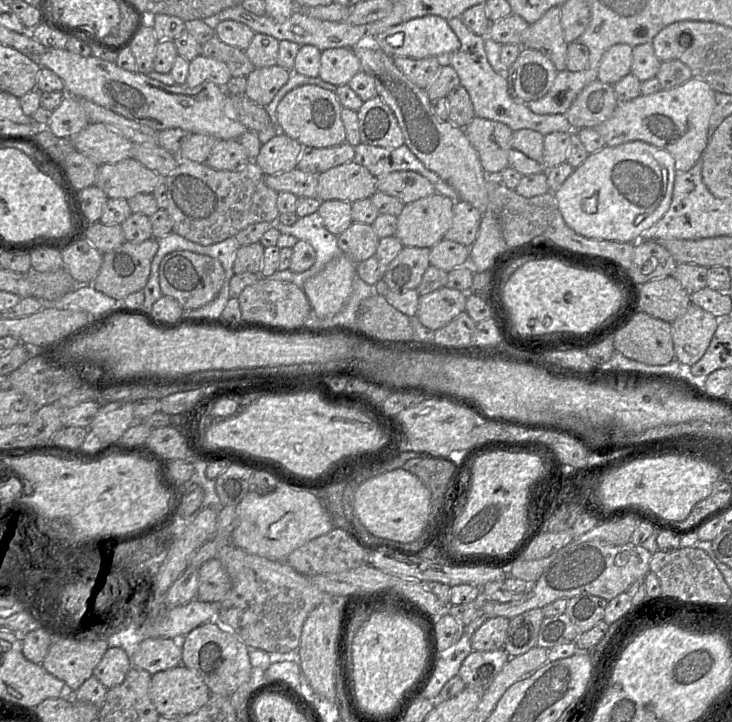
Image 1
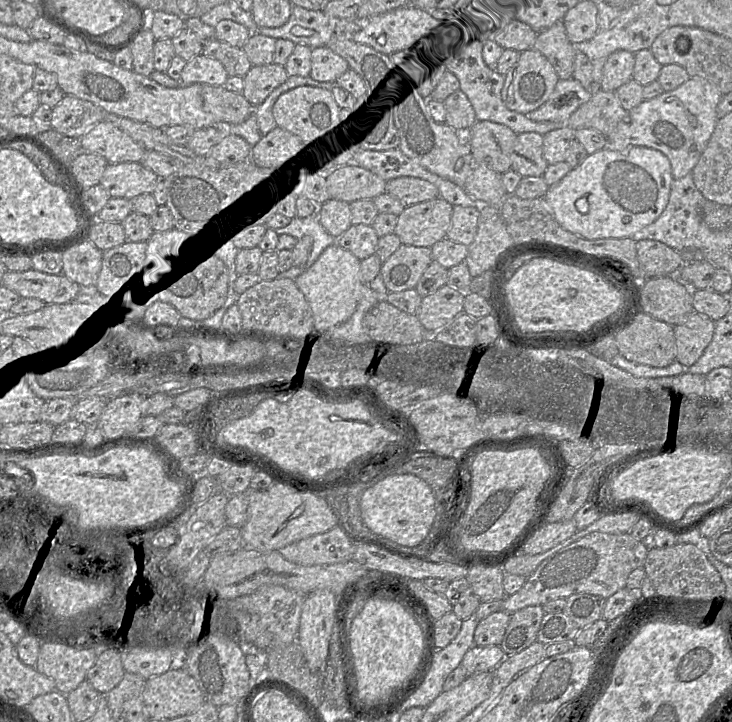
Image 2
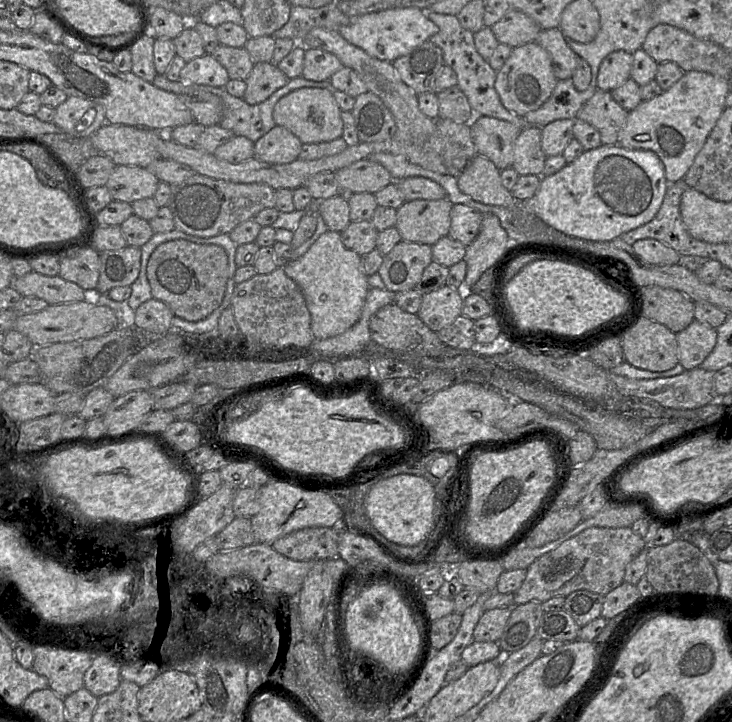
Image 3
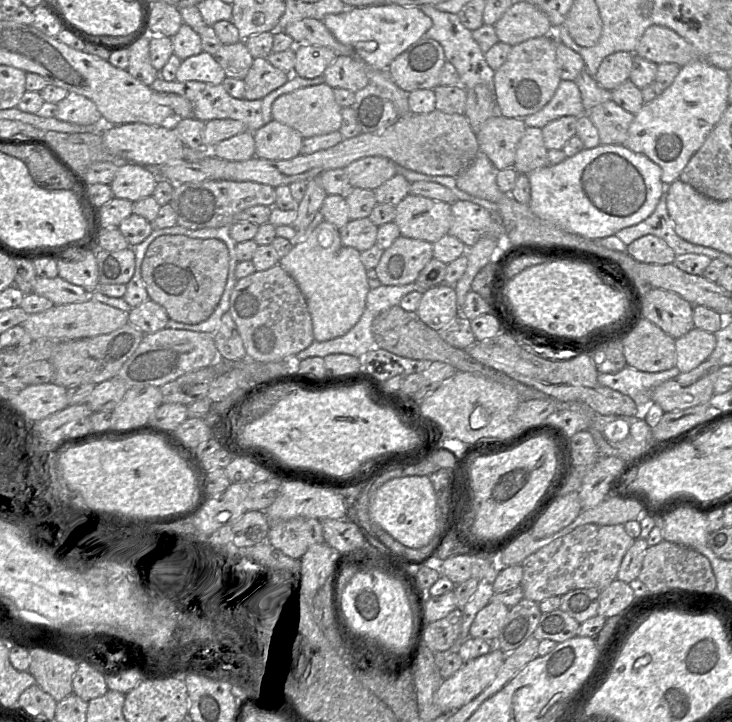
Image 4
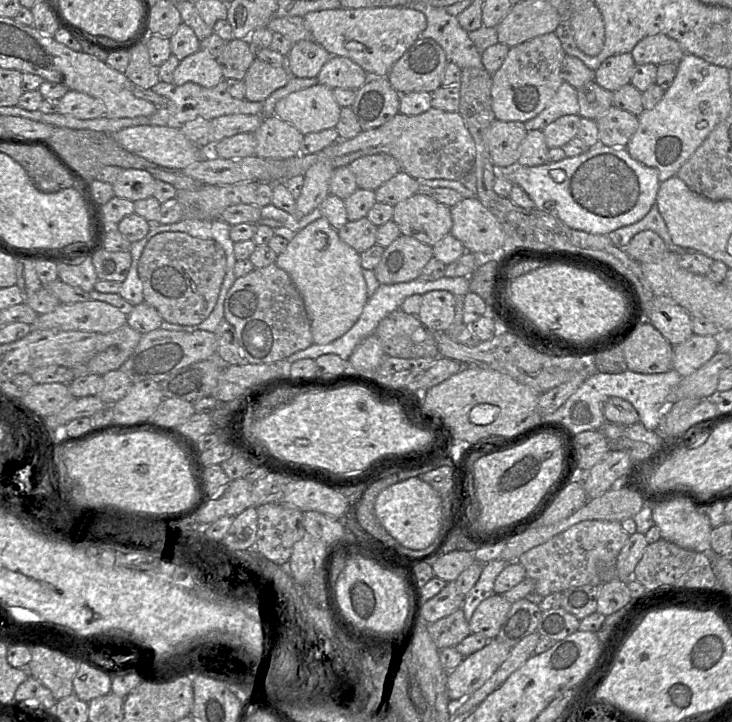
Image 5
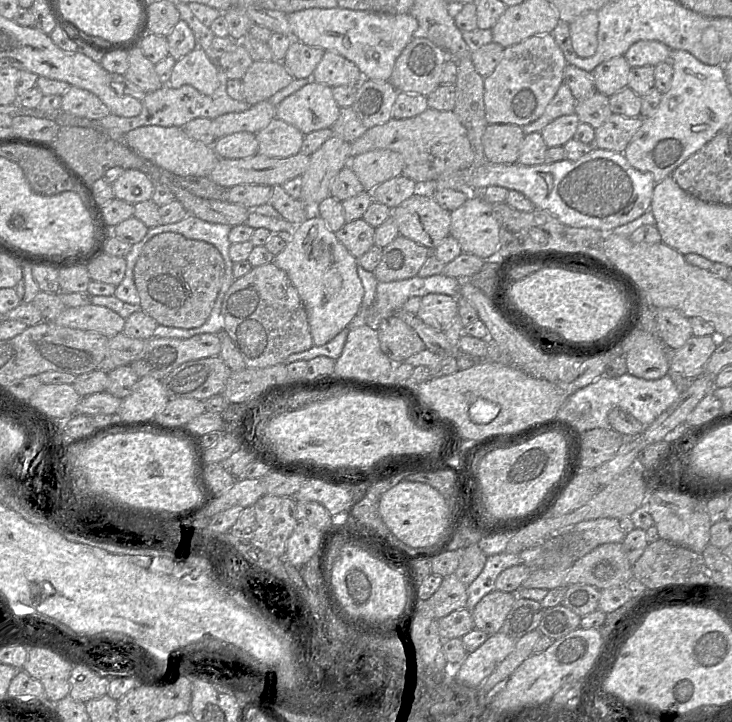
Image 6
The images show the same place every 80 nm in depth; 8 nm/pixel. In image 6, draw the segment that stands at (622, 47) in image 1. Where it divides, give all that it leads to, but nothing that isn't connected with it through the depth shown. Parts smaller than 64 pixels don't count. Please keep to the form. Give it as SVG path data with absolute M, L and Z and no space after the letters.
M624 56L613 57L599 64L593 71L595 90L611 97L628 87L631 66Z

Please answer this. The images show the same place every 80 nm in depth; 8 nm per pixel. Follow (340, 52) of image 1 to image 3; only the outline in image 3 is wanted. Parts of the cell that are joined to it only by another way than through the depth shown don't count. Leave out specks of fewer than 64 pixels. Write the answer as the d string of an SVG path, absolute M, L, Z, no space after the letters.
M305 48L301 77L317 82L329 81L342 66L340 60L330 52Z

